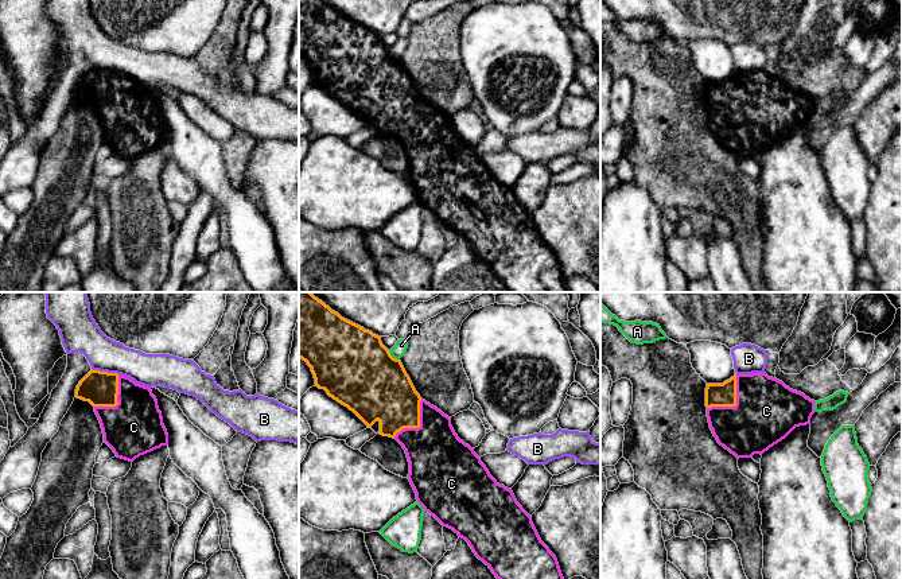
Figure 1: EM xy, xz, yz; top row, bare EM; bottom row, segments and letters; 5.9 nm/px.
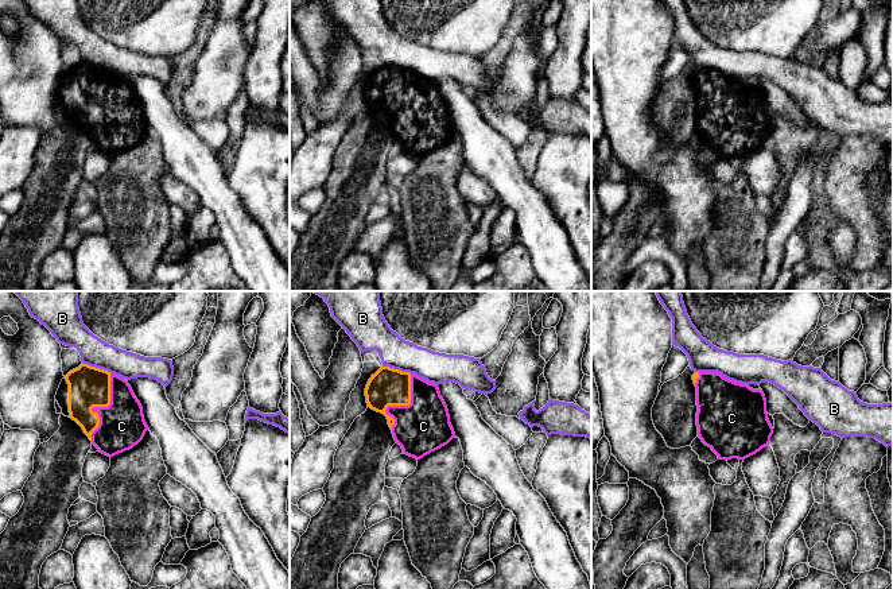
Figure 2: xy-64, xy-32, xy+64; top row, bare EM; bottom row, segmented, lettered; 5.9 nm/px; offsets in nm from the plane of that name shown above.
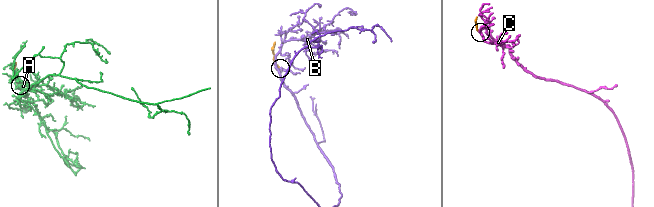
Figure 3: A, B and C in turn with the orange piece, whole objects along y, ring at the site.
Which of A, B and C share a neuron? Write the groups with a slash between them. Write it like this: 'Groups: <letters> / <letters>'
Groups: A / B / C

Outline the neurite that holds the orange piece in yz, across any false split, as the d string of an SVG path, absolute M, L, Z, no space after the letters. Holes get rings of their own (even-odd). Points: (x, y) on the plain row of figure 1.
M766 71L736 73L723 82L707 82L705 105L718 141L739 156L753 156L785 137L796 125L810 123L814 98Z

